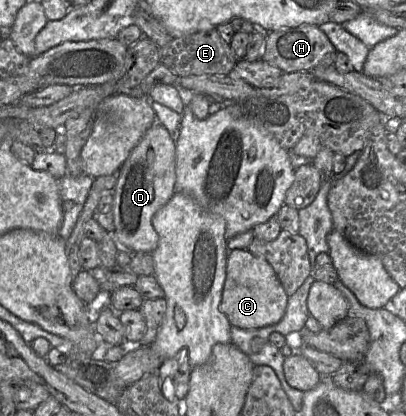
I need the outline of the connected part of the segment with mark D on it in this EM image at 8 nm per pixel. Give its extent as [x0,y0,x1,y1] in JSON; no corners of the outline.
[113,121,176,253]

